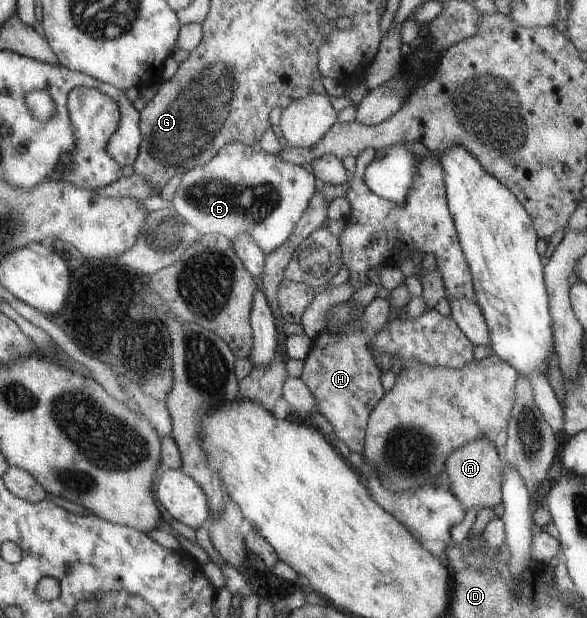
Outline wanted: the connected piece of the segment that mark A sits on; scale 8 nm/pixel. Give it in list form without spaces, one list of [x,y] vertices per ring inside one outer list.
[[[476,439],[451,453],[446,464],[445,477],[453,495],[467,510],[474,508],[478,512],[482,508],[492,508],[499,511],[503,502],[503,480],[505,462],[501,452],[488,439]]]

